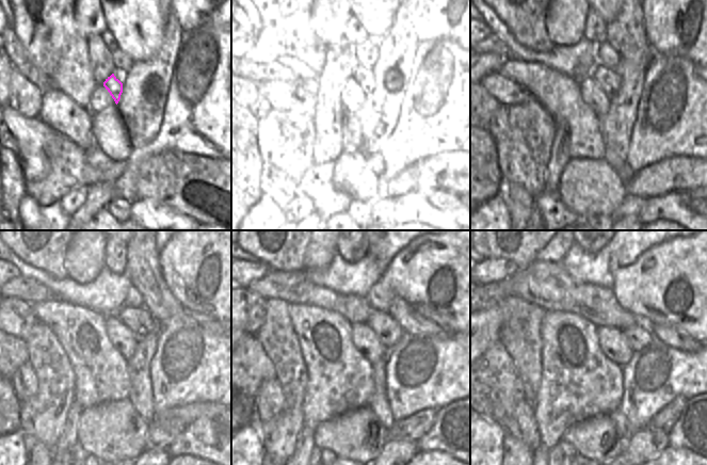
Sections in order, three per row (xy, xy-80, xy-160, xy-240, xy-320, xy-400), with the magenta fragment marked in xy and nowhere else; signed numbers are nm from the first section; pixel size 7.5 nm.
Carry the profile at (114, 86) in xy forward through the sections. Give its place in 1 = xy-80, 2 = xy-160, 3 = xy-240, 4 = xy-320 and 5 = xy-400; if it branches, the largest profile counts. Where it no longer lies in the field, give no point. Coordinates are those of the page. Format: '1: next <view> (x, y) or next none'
1: next xy-80 (365, 77)
2: next xy-160 (609, 81)
3: next xy-240 (139, 321)
4: next xy-320 (388, 331)
5: next xy-400 (638, 337)

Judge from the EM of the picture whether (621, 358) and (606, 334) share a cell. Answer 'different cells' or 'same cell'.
same cell

